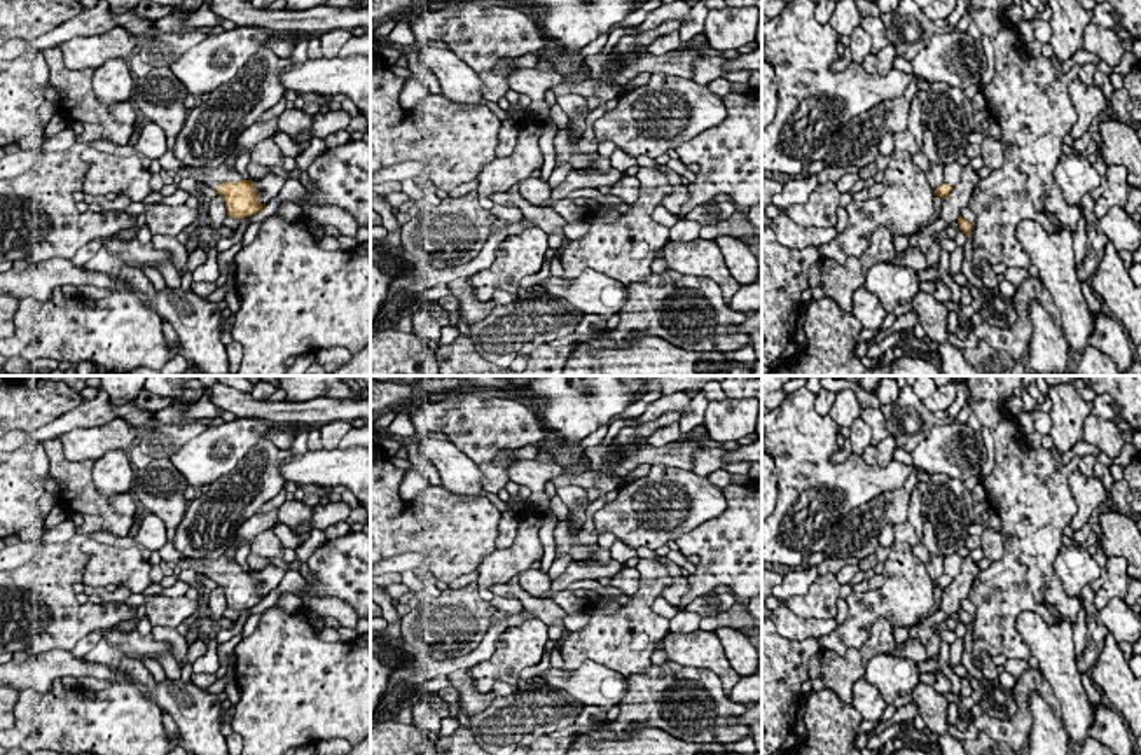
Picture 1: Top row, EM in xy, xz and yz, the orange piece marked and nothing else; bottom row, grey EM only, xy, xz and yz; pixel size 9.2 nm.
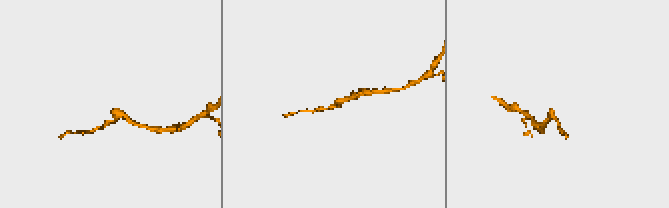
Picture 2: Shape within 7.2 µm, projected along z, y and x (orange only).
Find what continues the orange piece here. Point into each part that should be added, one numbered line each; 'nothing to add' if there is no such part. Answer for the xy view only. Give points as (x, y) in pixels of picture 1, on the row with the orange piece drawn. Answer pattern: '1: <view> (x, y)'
1: xy (212, 177)

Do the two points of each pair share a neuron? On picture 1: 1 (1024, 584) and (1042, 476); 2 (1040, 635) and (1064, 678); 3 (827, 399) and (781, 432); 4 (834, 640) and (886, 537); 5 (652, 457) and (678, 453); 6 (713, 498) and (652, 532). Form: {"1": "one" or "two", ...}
{"1": "one", "2": "one", "3": "two", "4": "two", "5": "one", "6": "one"}

